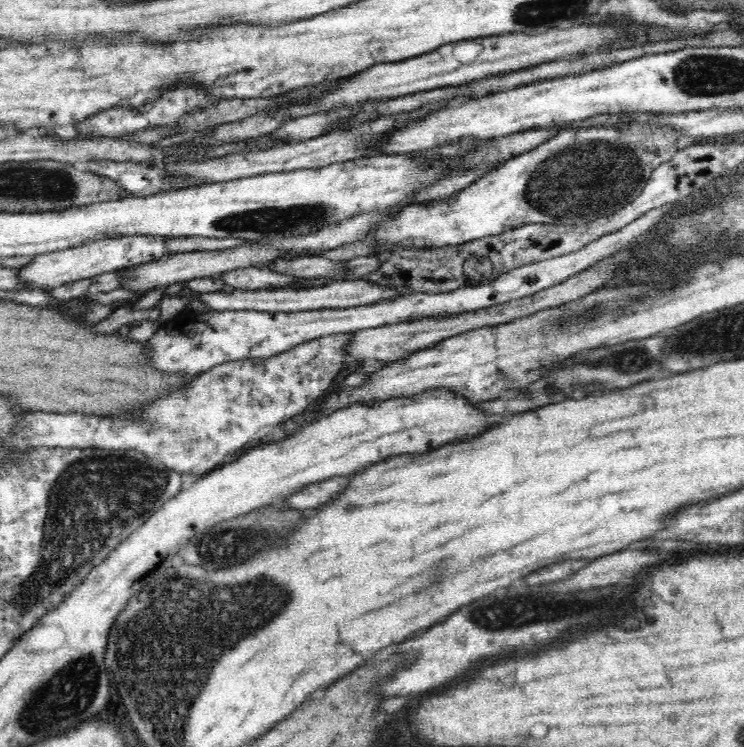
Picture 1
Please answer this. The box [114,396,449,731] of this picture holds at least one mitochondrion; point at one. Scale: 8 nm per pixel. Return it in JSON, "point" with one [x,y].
{"point":[225,546]}

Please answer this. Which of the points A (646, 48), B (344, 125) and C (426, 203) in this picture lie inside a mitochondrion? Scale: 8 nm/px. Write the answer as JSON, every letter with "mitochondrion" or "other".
{"A":"other","B":"other","C":"other"}

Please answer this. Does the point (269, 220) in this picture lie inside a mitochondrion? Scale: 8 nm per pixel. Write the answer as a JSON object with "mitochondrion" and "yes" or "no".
{"mitochondrion":"yes"}

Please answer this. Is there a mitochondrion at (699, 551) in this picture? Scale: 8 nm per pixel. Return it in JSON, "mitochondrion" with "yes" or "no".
{"mitochondrion":"no"}

